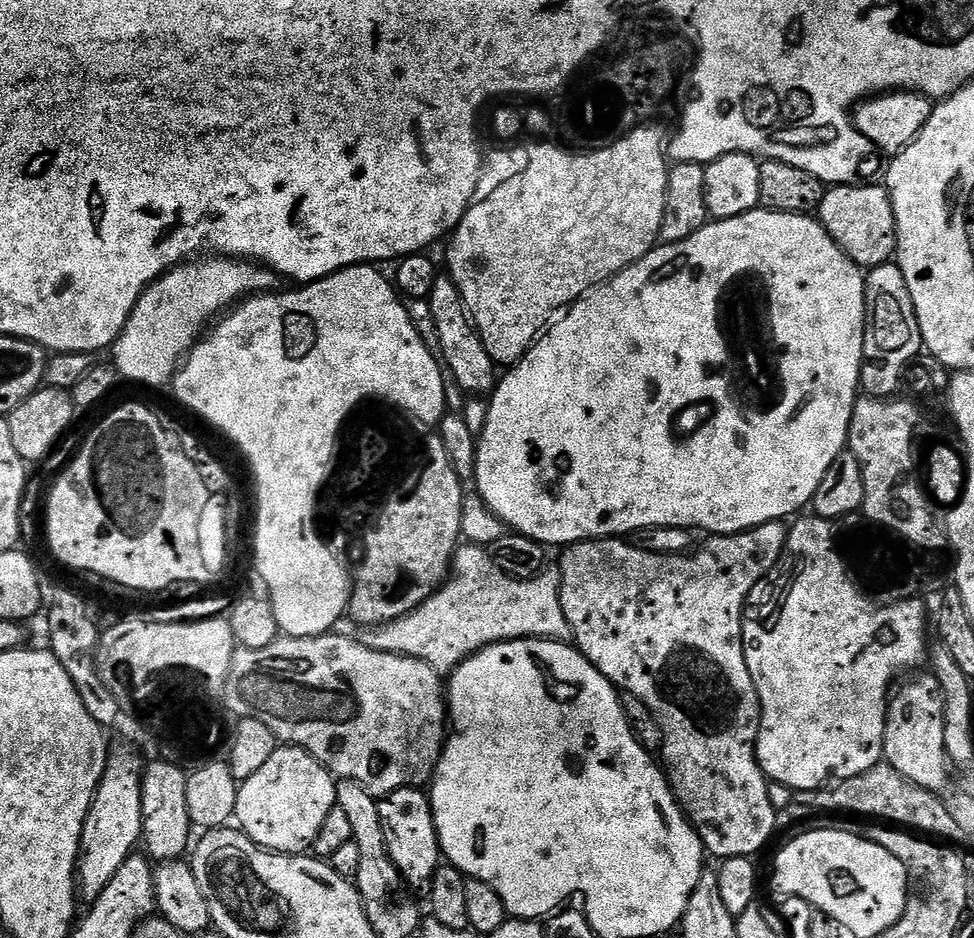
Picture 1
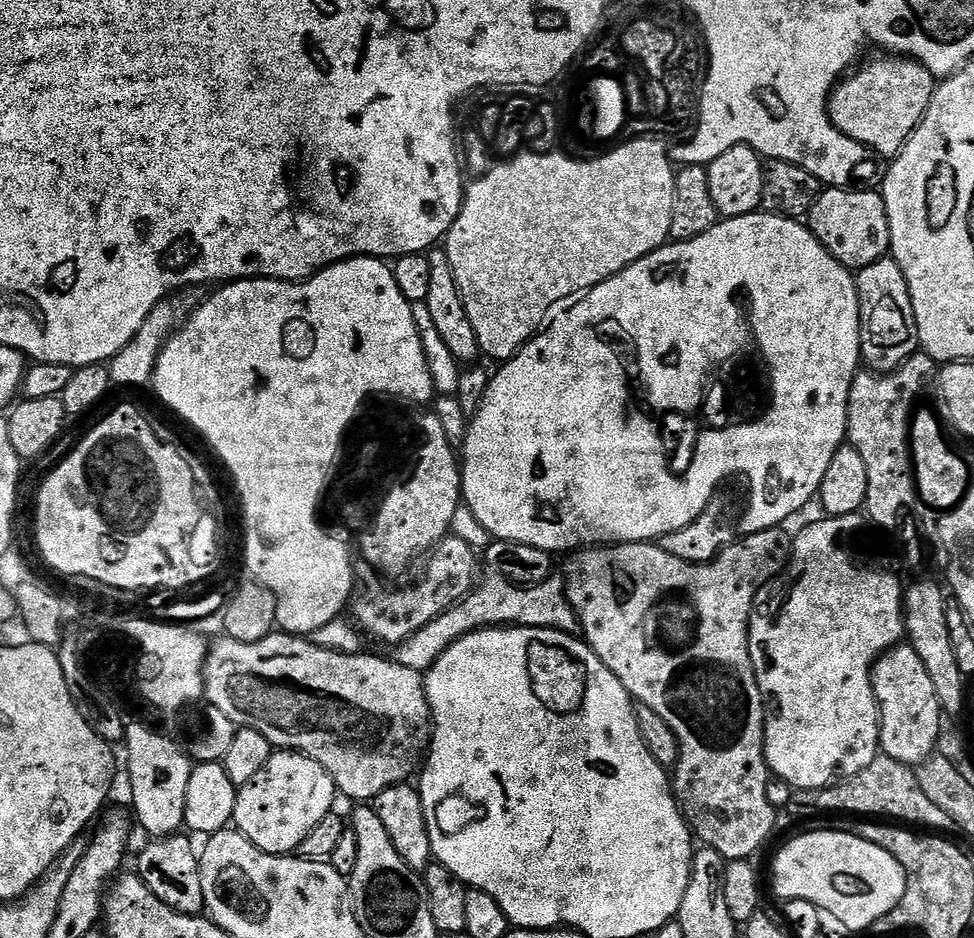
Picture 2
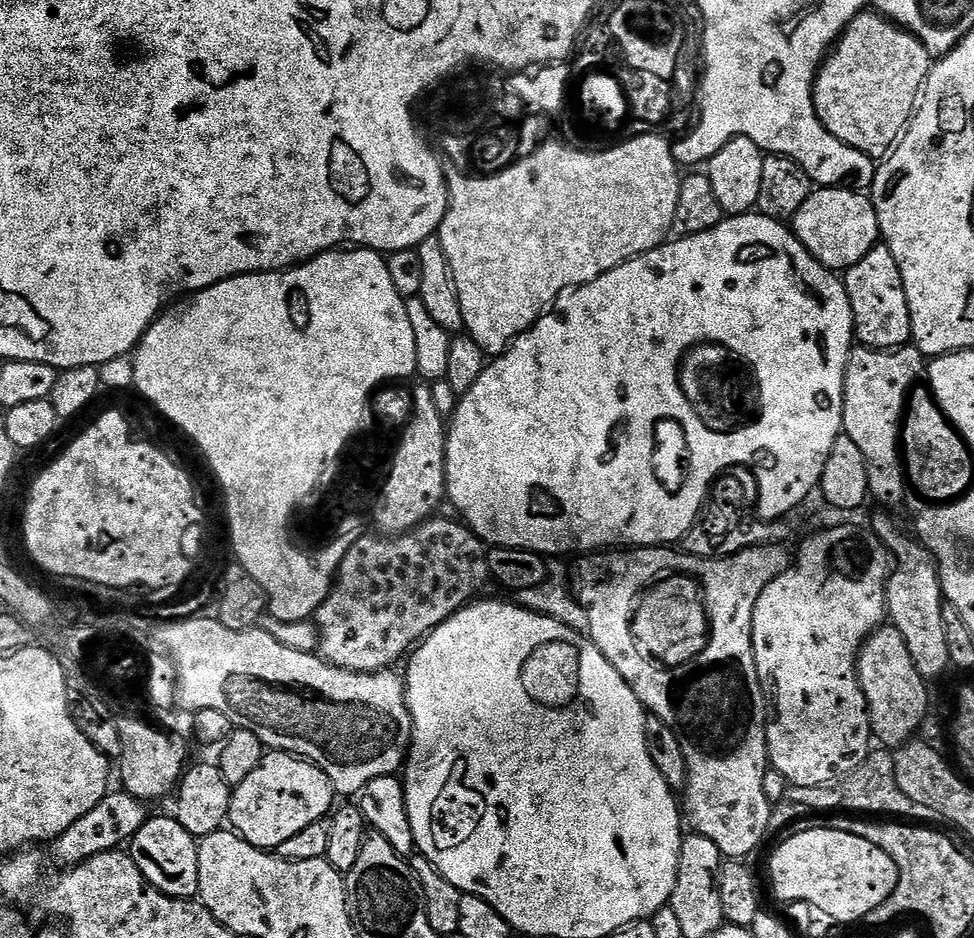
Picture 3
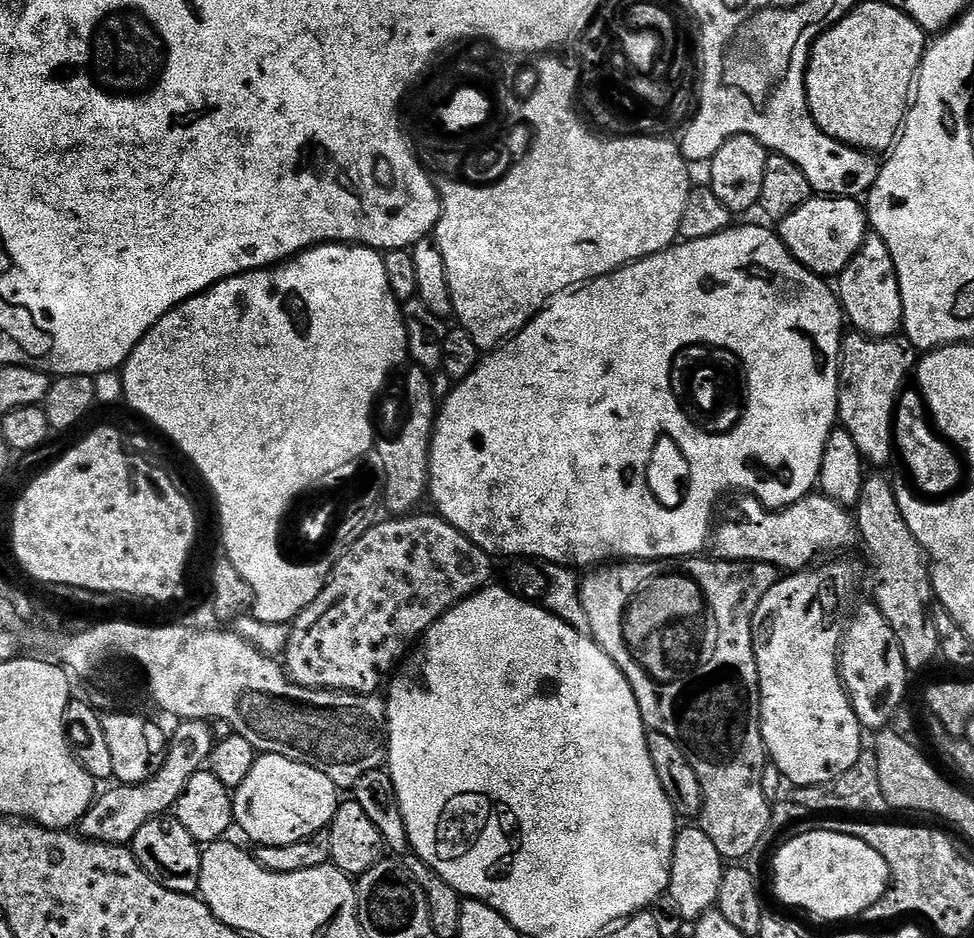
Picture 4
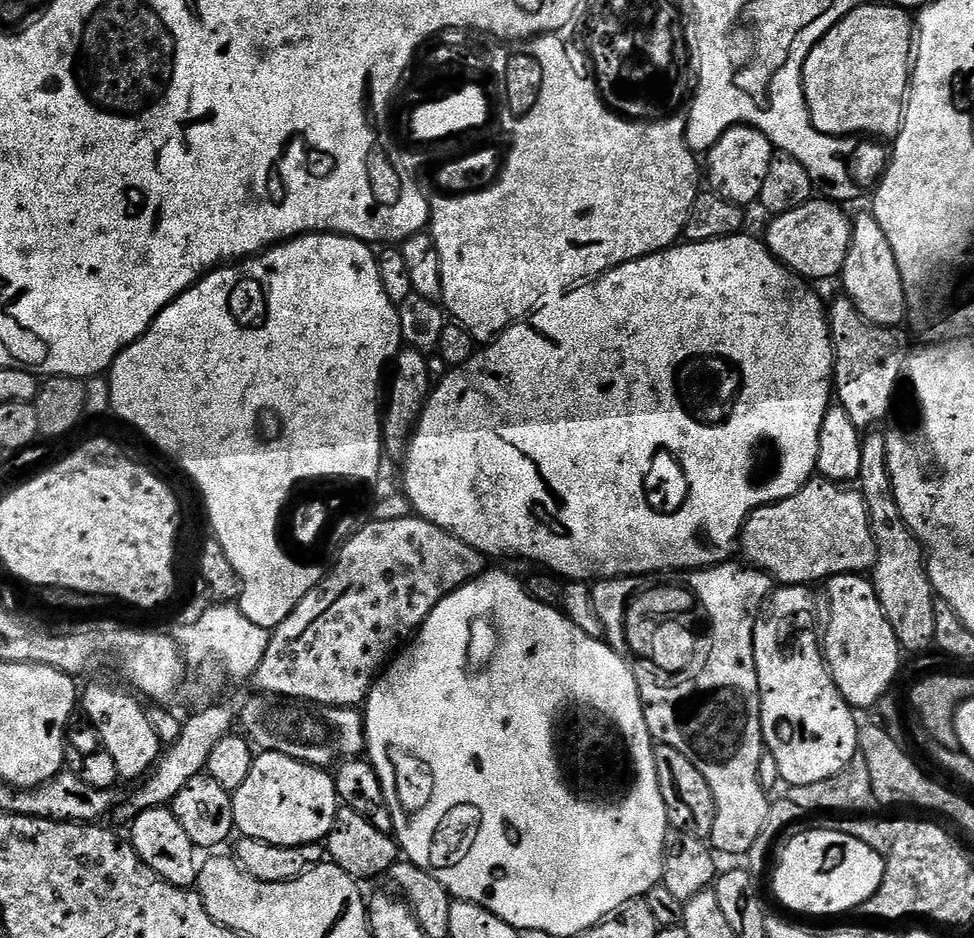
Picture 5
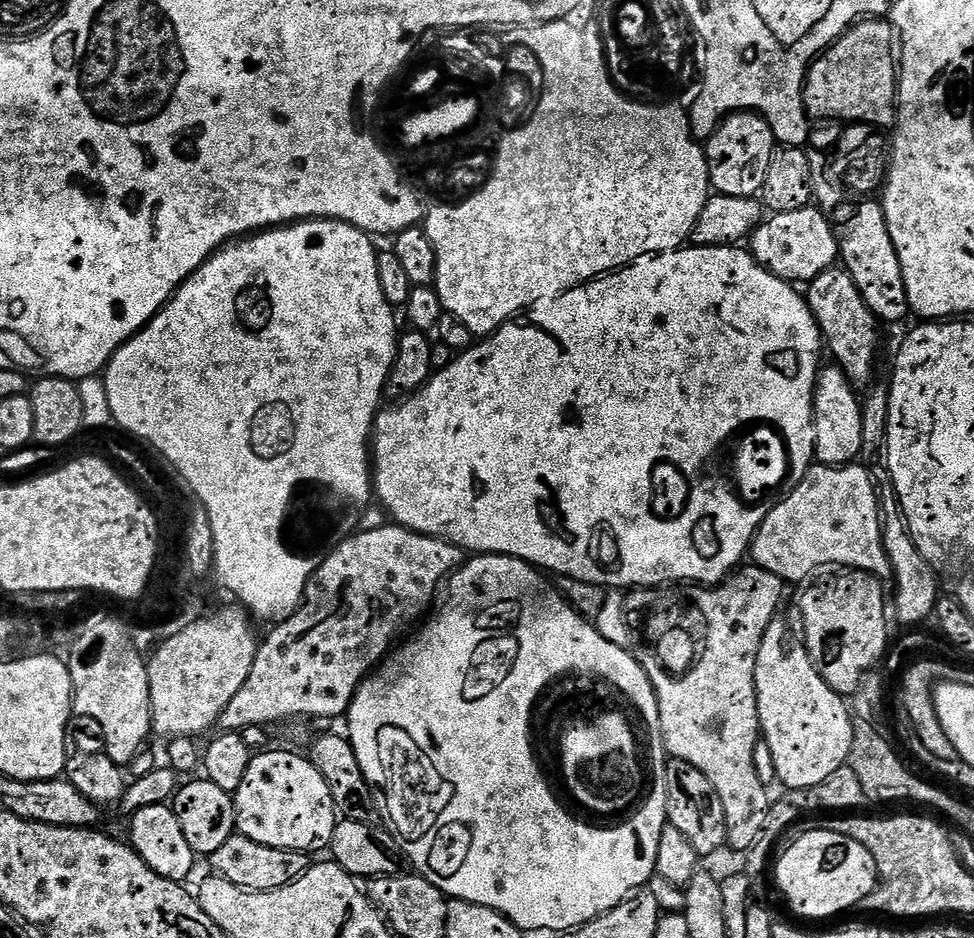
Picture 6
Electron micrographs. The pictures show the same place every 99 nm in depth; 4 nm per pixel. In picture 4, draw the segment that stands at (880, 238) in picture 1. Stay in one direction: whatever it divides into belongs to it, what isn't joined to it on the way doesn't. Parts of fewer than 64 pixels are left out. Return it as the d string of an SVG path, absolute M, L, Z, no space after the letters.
M822 196L807 200L794 214L779 221L778 231L784 245L812 272L825 278L839 277L858 254L864 239L870 235L868 213L859 199L847 196Z

